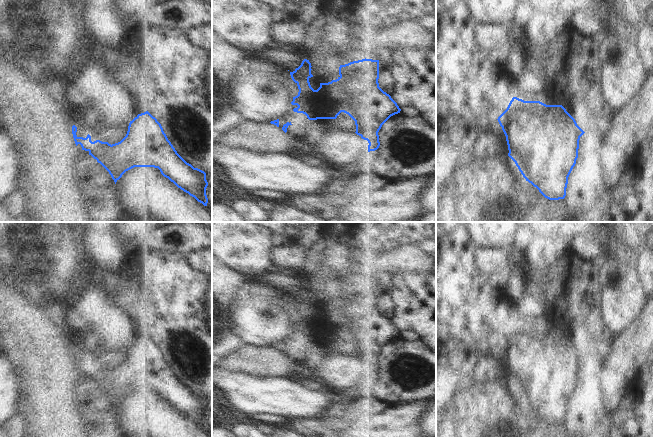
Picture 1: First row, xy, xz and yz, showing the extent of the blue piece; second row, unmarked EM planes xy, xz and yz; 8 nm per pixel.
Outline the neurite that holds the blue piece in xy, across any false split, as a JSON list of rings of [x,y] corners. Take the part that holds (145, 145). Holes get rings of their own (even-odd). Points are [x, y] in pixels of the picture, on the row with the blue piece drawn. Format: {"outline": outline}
{"outline": [[[148,111],[138,114],[130,121],[126,136],[120,142],[112,145],[100,140],[92,142],[89,134],[86,138],[78,137],[76,132],[77,127],[73,125],[72,134],[76,146],[80,144],[82,150],[88,151],[89,155],[109,172],[115,184],[126,171],[134,167],[154,167],[158,168],[161,174],[178,188],[194,197],[204,206],[207,206],[206,188],[208,182],[206,180],[206,173],[198,168],[194,168],[177,153],[164,133],[161,124]]]}

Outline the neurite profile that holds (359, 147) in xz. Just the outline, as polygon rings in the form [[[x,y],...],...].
[[[356,133],[353,135],[353,141],[348,141],[346,153],[352,153],[356,159],[365,155],[368,152],[368,141],[361,138],[361,136]]]

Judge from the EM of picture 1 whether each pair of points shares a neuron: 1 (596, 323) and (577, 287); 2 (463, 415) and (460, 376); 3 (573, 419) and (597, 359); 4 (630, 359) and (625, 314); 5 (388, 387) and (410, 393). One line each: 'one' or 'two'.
1: one
2: two
3: one
4: two
5: one

